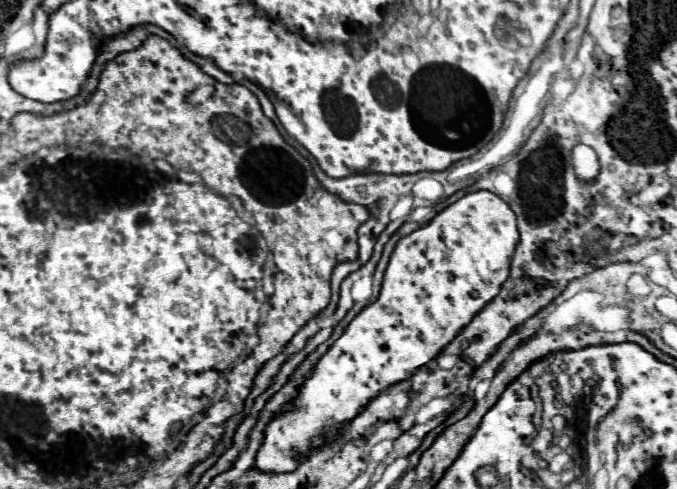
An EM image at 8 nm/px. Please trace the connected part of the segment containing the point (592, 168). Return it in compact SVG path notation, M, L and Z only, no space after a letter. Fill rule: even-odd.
M576 146L572 150L572 166L580 180L592 180L600 170L594 150L588 146Z

